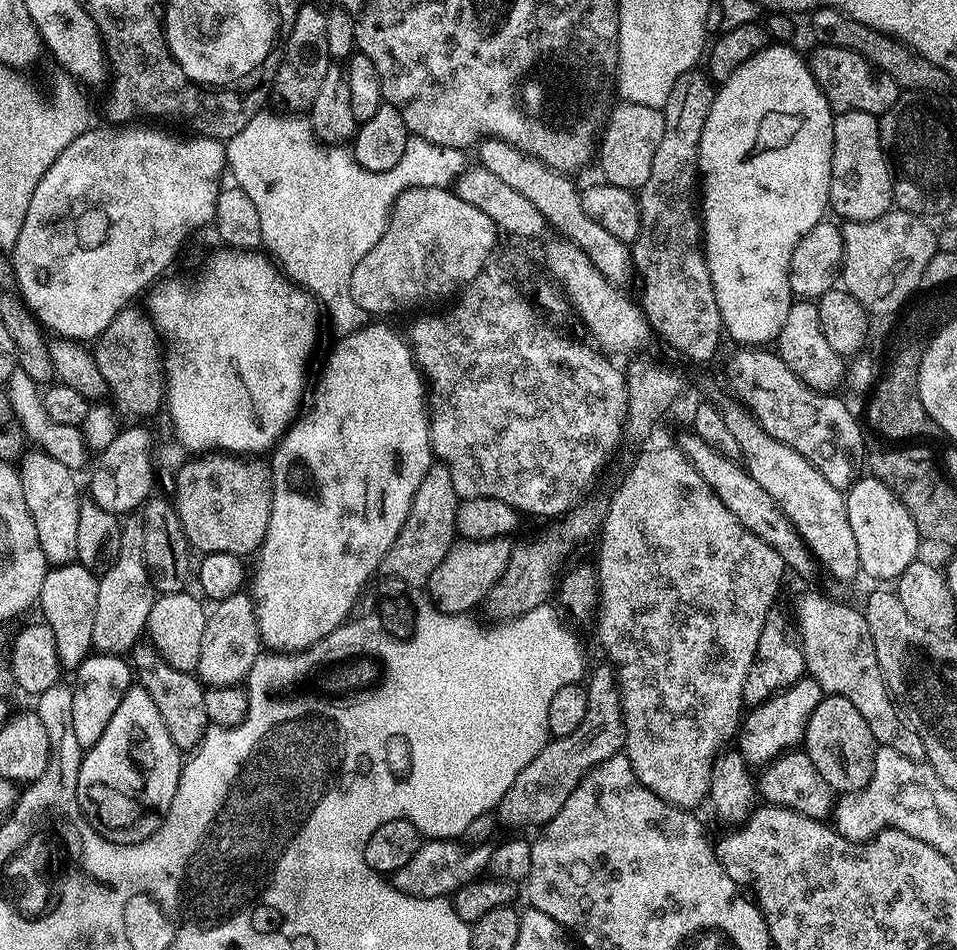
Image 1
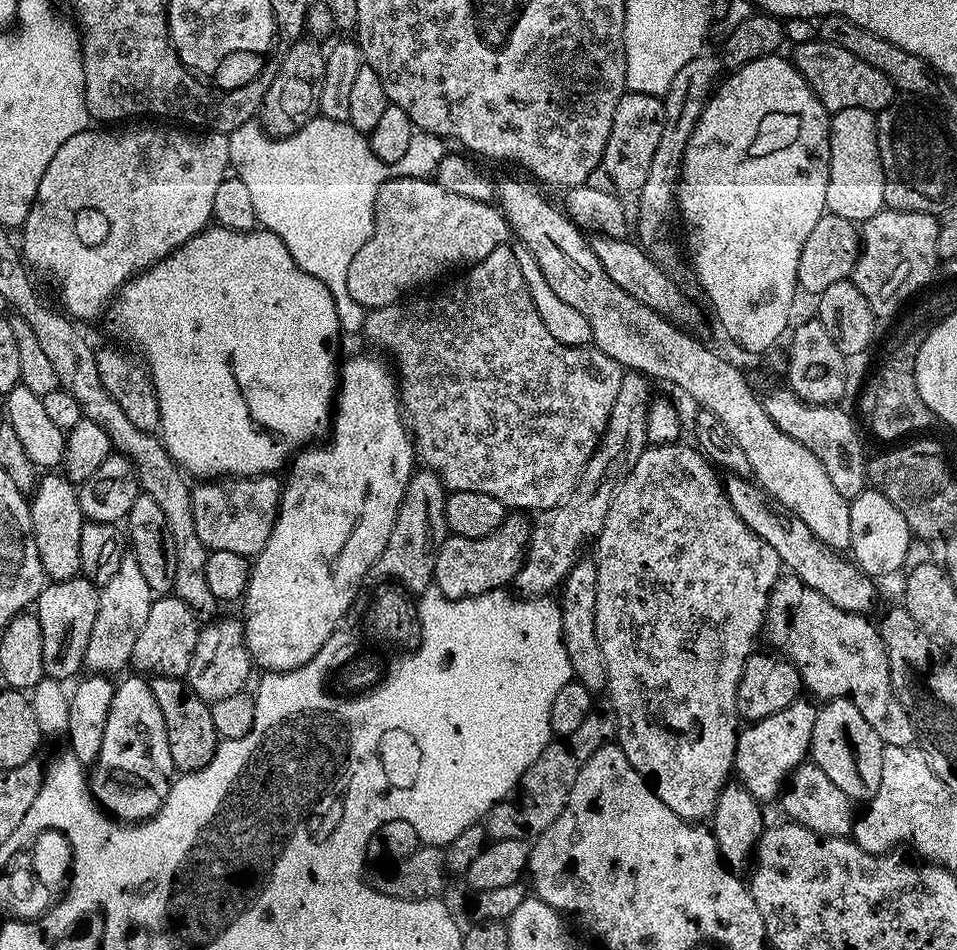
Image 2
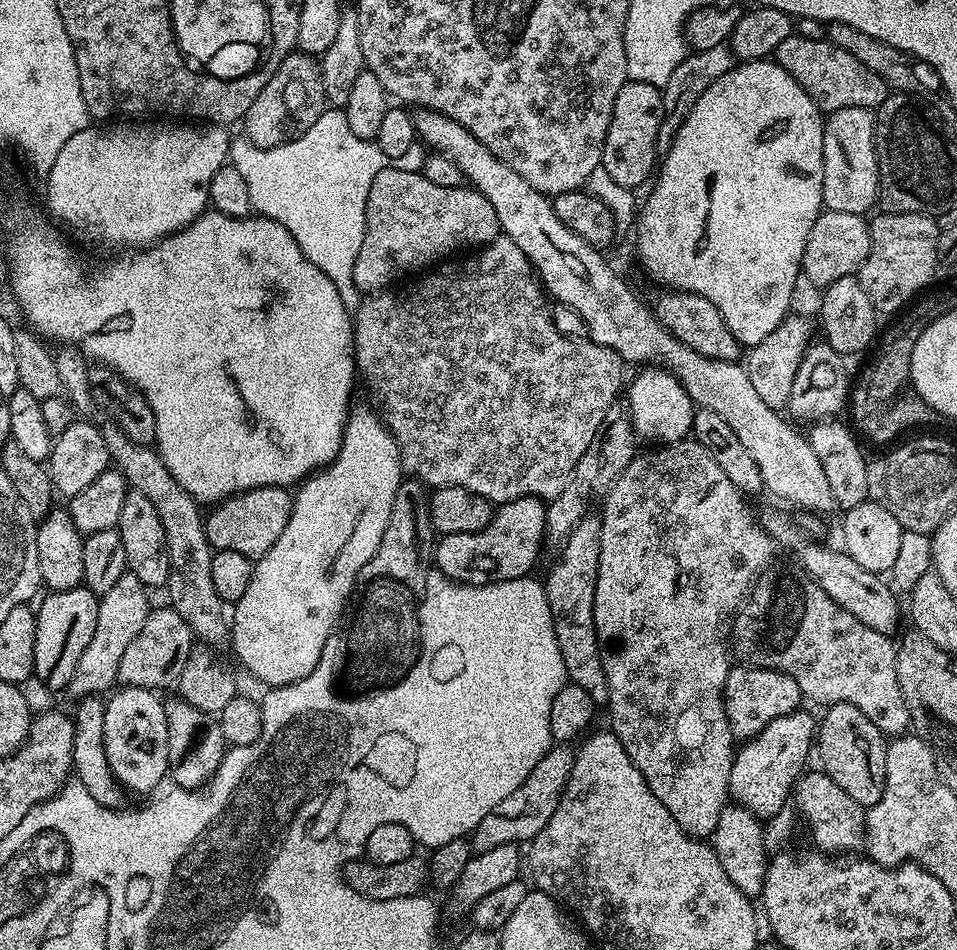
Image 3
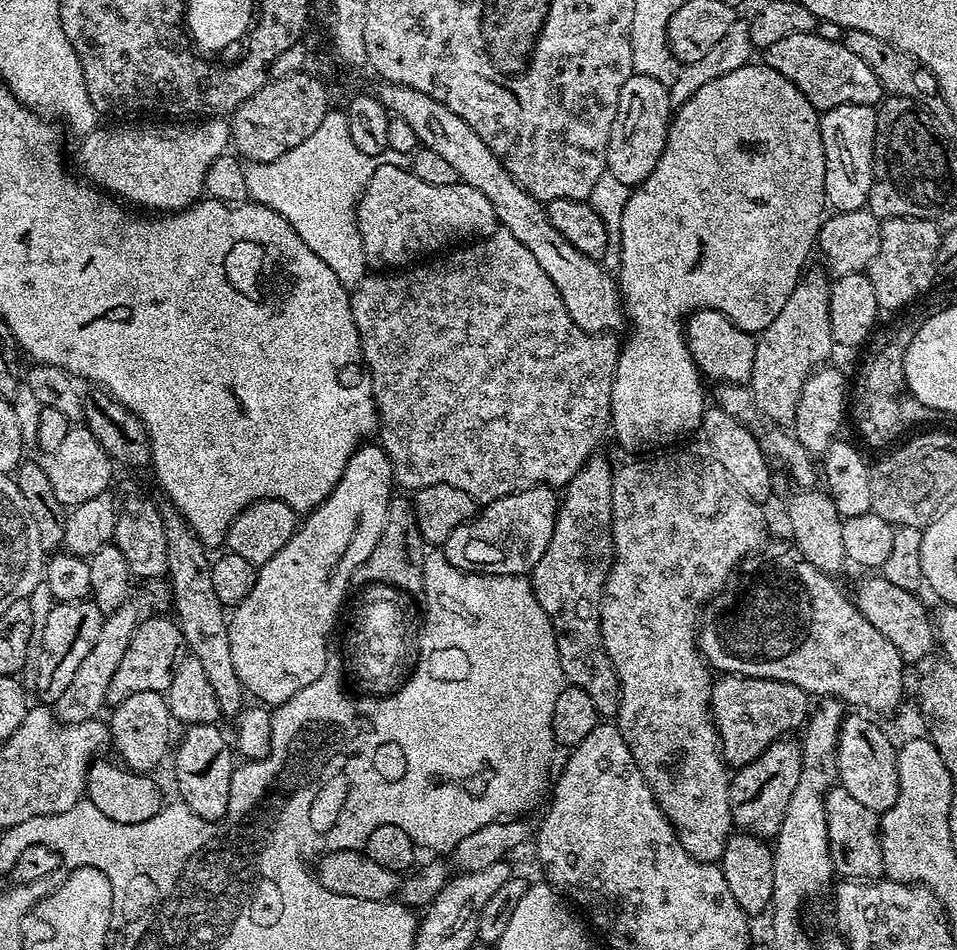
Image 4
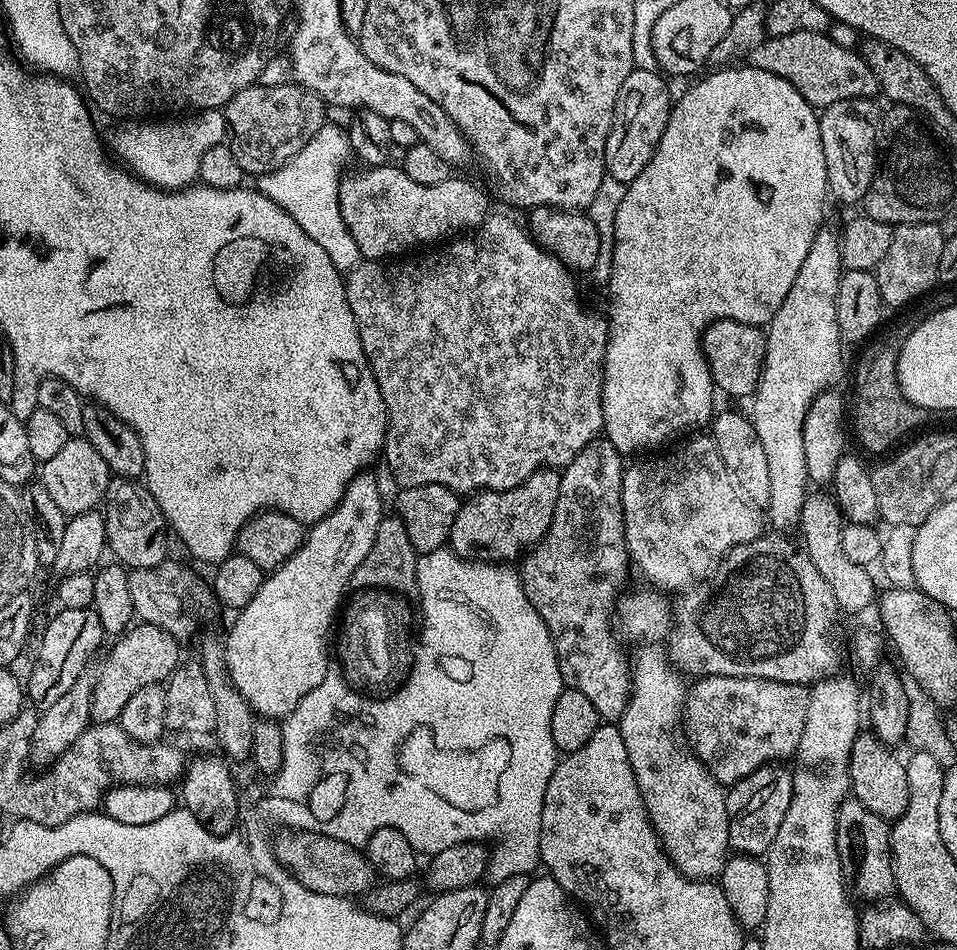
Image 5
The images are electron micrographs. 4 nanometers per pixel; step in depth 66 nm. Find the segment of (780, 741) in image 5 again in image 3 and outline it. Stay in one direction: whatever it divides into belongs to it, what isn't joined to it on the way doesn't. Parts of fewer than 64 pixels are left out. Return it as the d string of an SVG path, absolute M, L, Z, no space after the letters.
M733 667L724 687L724 709L730 730L737 741L747 742L757 736L771 720L782 718L801 707L802 697L798 682L790 674L774 668Z

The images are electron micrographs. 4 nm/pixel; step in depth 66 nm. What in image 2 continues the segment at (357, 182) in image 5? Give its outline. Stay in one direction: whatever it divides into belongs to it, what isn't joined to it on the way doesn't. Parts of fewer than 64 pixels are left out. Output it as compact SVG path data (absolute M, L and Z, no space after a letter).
M399 176L388 180L378 190L372 233L366 246L362 246L358 254L354 254L354 262L350 262L350 274L346 274L346 290L350 290L354 302L358 302L366 310L390 306L412 294L407 292L412 292L423 284L434 283L451 268L463 269L477 264L479 260L486 258L486 254L490 254L490 250L500 244L508 244L509 240L508 219L493 203L474 202L474 198L450 194L450 190L442 190L442 186L438 186L432 178L419 180Z

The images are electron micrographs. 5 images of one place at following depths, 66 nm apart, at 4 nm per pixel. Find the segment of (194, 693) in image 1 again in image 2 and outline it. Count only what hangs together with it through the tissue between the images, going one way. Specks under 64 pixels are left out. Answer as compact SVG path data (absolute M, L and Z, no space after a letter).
M153 675L150 683L154 702L158 702L158 710L162 710L166 722L166 742L170 742L173 769L185 773L206 766L218 743L209 701L198 698L187 682L174 676Z

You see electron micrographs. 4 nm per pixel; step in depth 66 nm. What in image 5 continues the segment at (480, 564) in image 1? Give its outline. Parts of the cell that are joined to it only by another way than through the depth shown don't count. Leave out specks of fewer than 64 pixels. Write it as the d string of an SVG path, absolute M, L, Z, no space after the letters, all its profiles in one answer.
M545 467L510 490L469 495L460 505L458 518L454 518L448 544L463 560L482 560L490 564L519 561L550 530L559 497L560 472Z

